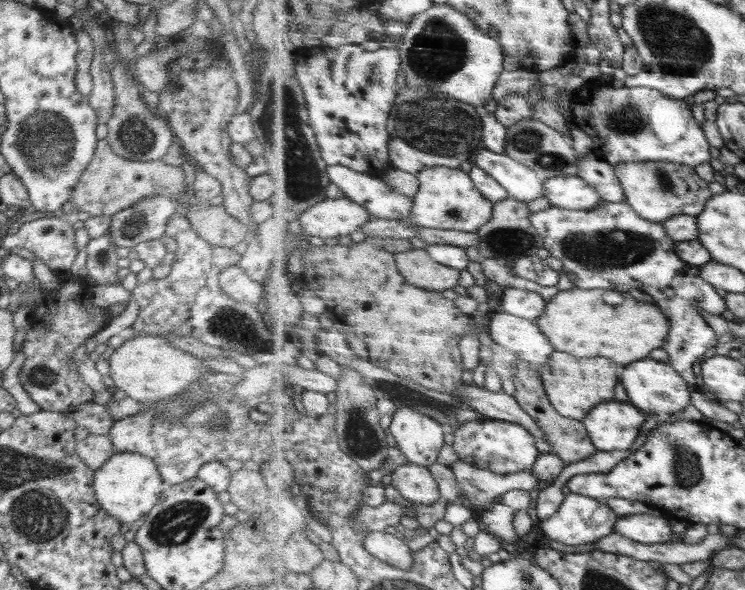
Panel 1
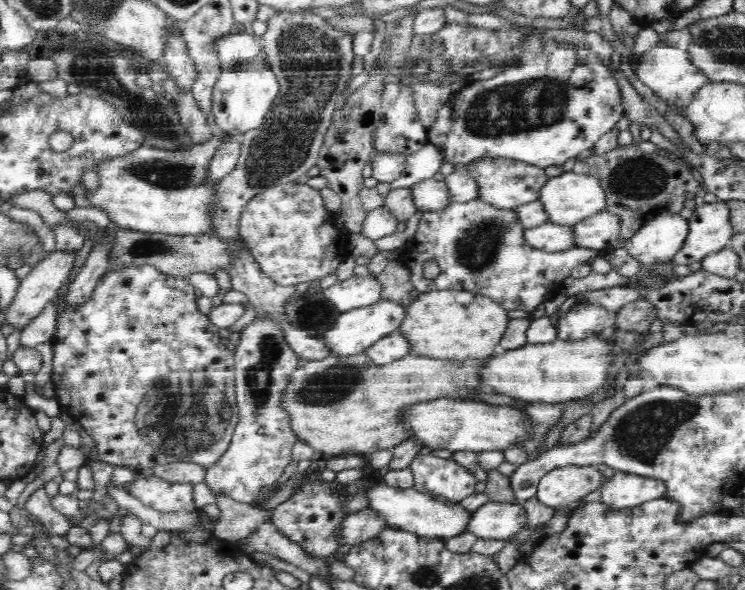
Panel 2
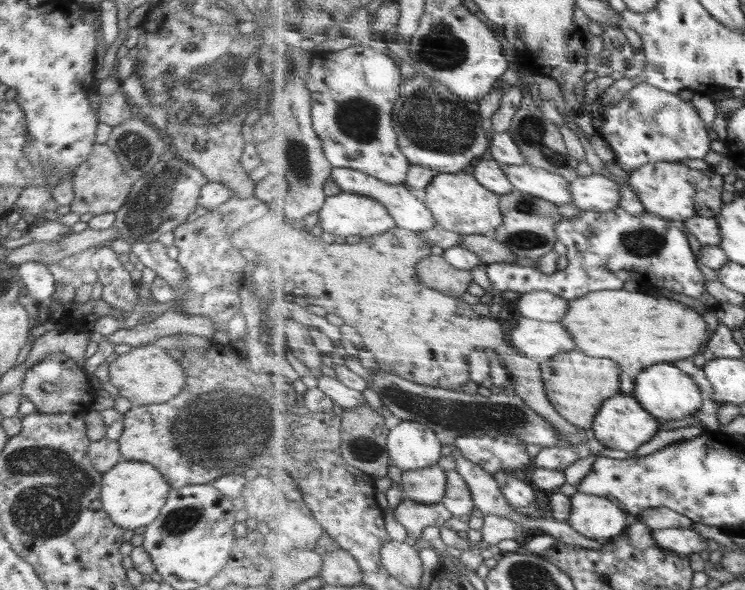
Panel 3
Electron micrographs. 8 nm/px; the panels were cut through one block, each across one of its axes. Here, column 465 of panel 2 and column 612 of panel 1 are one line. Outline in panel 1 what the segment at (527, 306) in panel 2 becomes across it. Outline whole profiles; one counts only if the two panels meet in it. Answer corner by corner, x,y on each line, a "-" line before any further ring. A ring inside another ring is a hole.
604,200
600,206
594,209
568,210
560,207
551,207
536,213
533,217
533,226
540,231
546,240
546,248
551,255
563,262
561,270
561,281
556,288
542,290
542,288
530,288
536,290
549,300
554,298
559,292
574,290
574,288
616,290
622,294
638,288
653,297
654,304
662,307
670,321
672,330
670,336
664,344
664,349
670,353
669,364
680,371
682,376
688,379
690,386
697,389
698,374
694,364
698,359
702,359
704,354
708,354
712,348
718,346
718,334
711,328
710,324
704,320
700,309
704,309
712,314
721,315
729,309
726,297
720,292
716,292
716,287
708,282
700,272
702,267
684,260
678,252
678,241
674,240
668,233
664,223
656,223
642,217
628,202
609,202

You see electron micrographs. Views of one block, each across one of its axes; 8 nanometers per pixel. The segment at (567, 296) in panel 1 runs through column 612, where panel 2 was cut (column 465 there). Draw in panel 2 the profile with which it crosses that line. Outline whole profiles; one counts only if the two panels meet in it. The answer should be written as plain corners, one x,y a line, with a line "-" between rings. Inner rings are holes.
435,290
419,295
412,302
407,302
409,309
405,321
399,328
412,343
412,355
432,356
432,358
448,358
448,360
486,359
490,357
494,347
502,340
510,322
508,309
497,300
484,295
475,295
470,304
456,301
458,290

